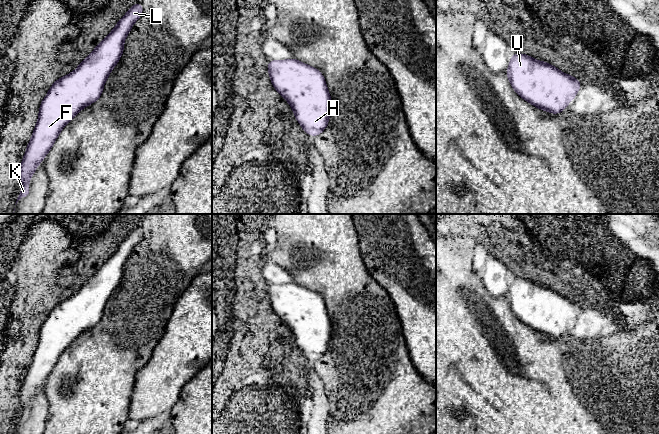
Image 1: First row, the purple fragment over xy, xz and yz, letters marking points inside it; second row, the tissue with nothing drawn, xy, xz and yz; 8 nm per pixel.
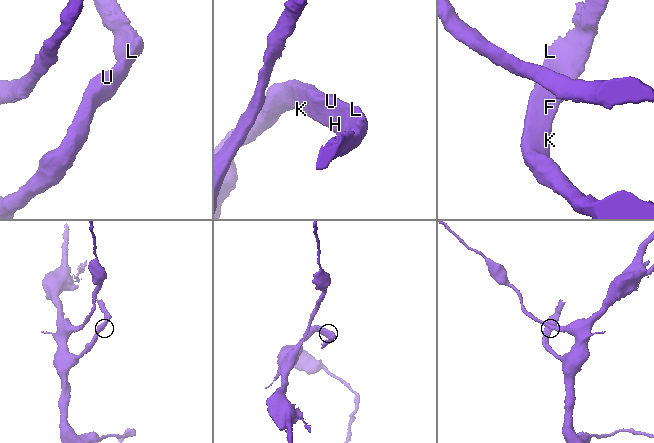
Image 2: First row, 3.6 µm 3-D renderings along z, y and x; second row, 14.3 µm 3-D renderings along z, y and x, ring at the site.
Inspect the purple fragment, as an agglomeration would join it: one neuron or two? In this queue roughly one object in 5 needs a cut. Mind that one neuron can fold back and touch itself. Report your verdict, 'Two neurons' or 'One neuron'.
One neuron

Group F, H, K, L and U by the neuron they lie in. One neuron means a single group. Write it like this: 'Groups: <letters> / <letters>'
Groups: F H K L U

